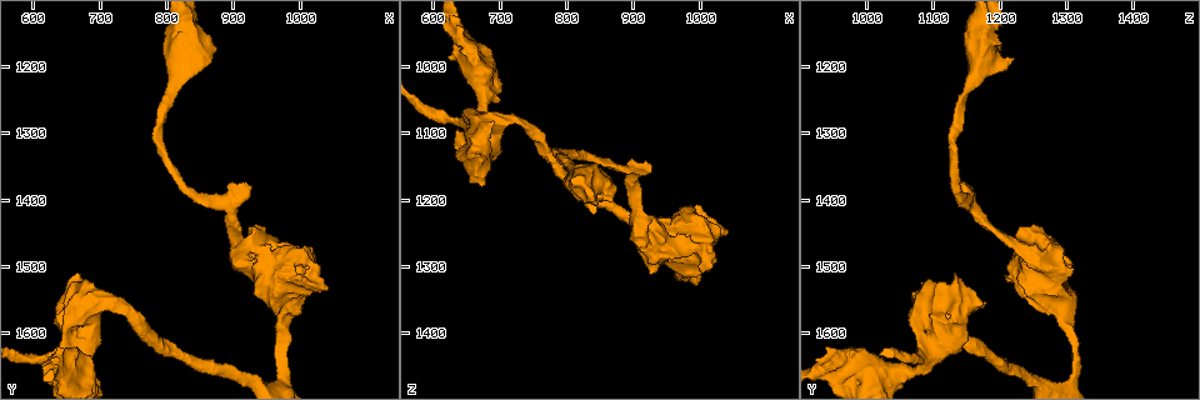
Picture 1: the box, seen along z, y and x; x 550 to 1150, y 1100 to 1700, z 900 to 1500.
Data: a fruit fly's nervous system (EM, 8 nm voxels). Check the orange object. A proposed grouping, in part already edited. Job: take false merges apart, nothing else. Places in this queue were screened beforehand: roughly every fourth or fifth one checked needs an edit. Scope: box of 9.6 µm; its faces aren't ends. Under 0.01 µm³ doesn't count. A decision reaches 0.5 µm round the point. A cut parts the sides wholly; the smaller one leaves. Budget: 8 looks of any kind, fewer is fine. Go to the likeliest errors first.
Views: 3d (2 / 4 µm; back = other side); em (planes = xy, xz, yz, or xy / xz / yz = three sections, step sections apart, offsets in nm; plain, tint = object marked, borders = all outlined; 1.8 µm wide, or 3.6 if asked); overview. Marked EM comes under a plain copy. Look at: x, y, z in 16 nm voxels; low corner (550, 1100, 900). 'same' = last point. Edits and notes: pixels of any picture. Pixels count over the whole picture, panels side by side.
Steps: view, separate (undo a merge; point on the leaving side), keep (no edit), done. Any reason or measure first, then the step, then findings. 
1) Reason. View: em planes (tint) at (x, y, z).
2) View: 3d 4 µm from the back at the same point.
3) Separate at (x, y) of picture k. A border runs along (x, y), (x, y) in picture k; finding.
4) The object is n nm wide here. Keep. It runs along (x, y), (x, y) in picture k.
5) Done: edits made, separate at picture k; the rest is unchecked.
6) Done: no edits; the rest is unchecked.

Sudden change in width. View: em 3.6 µm xy step 4 (tint) at (660, 1575, 1075).

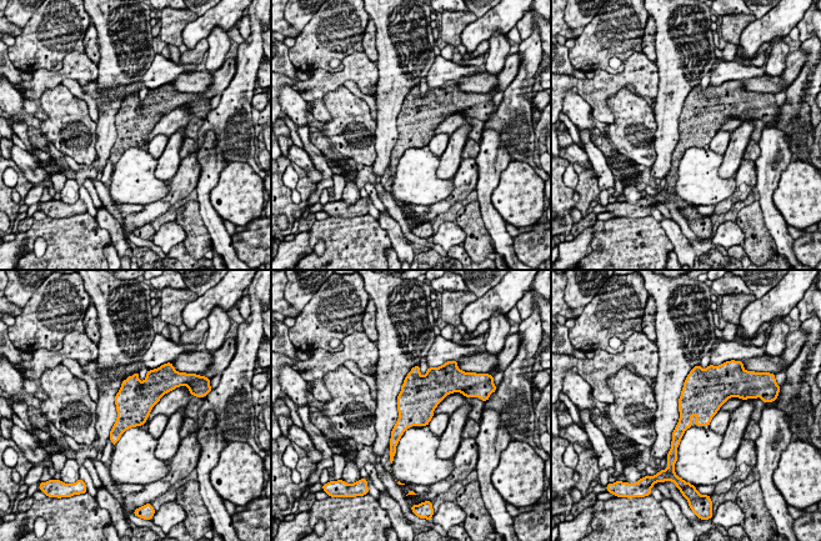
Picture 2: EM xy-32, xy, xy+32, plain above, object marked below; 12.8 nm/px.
Cut it another way. View: em 3.6 µm yz step 16 (borders) at the same point.

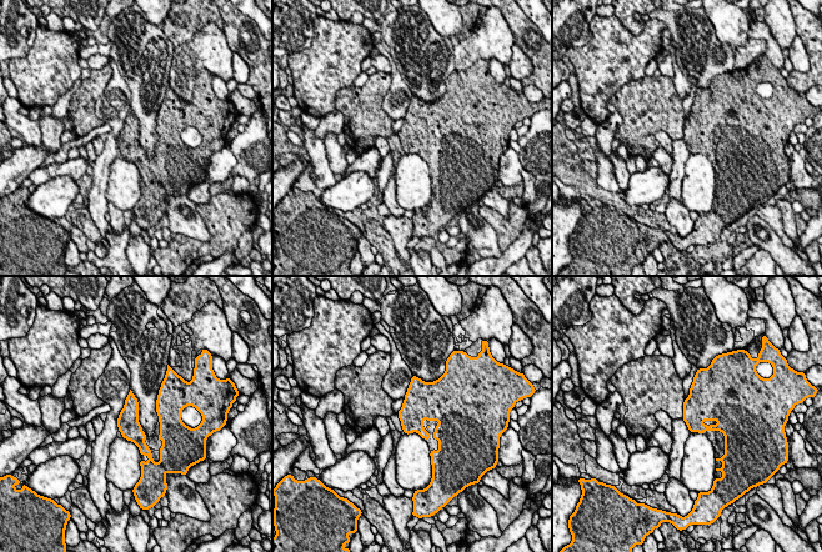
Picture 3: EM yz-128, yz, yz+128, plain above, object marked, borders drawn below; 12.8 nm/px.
The object is 280 nm wide here. Keep. All the same neuron.

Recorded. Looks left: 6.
Thick turns thin. View: 3d 4 µm at (945, 1510, 1270).

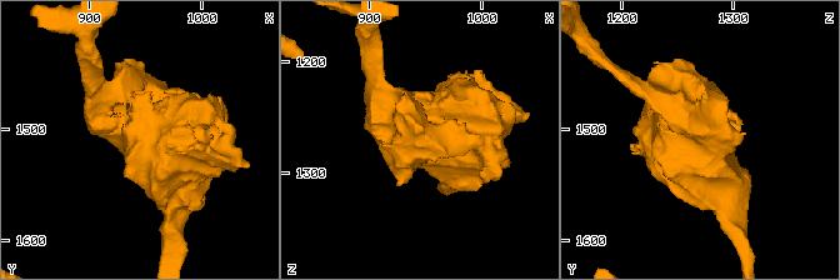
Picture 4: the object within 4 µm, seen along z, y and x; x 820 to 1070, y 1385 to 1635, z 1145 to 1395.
Now the EM. View: em 3.6 µm xy step 8 (tint) at (942, 1504, 1266).

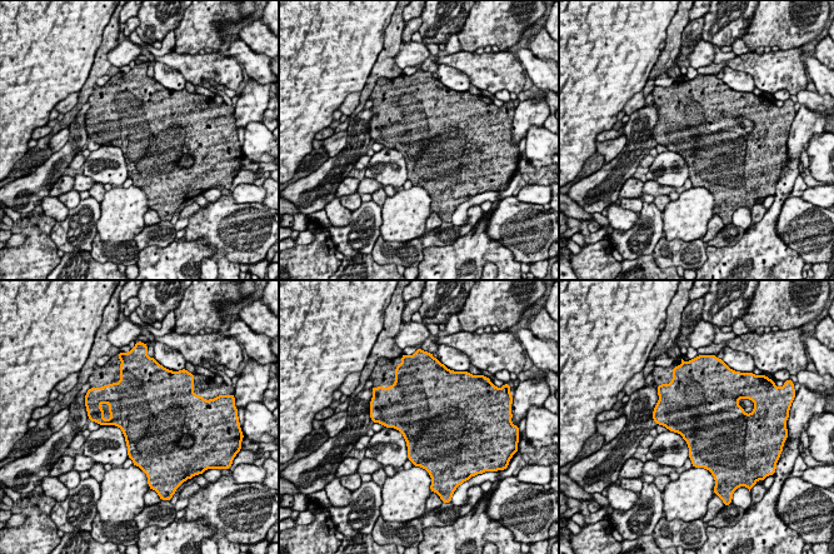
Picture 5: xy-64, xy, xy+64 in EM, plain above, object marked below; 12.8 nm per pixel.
View: em 3.6 µm planes (borders) at the same point.

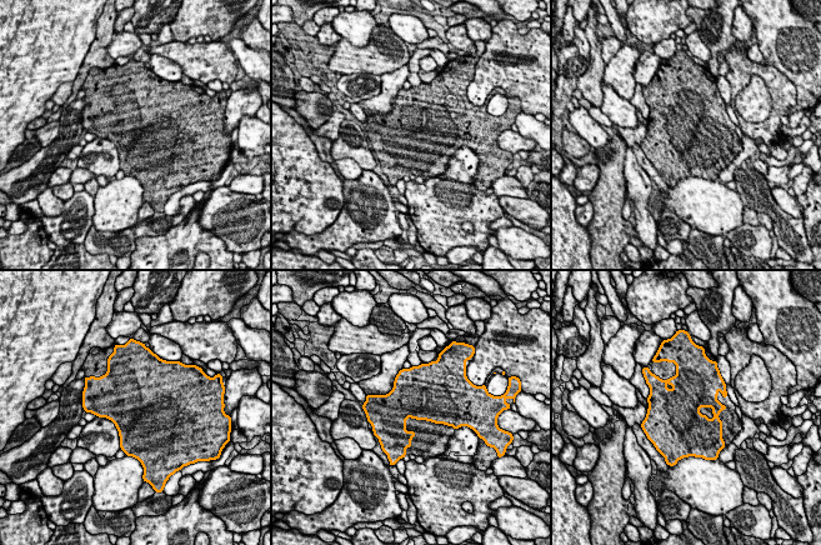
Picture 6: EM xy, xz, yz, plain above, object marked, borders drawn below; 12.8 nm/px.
Keep. Continuous, no second neuron.

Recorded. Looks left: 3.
Thick turns thin. View: 3d 4 µm at (800, 1240, 1145).

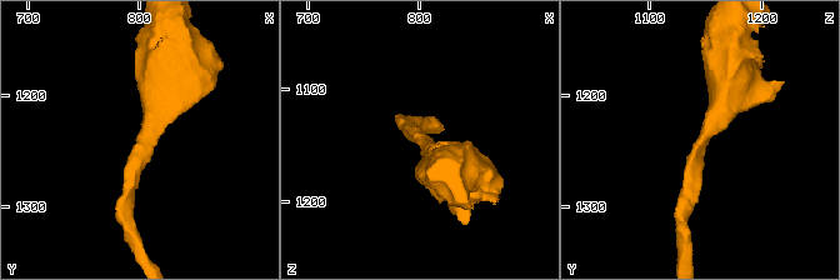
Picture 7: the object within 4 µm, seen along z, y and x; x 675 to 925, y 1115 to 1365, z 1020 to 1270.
View: em planes (tint) at (806, 1242, 1144).

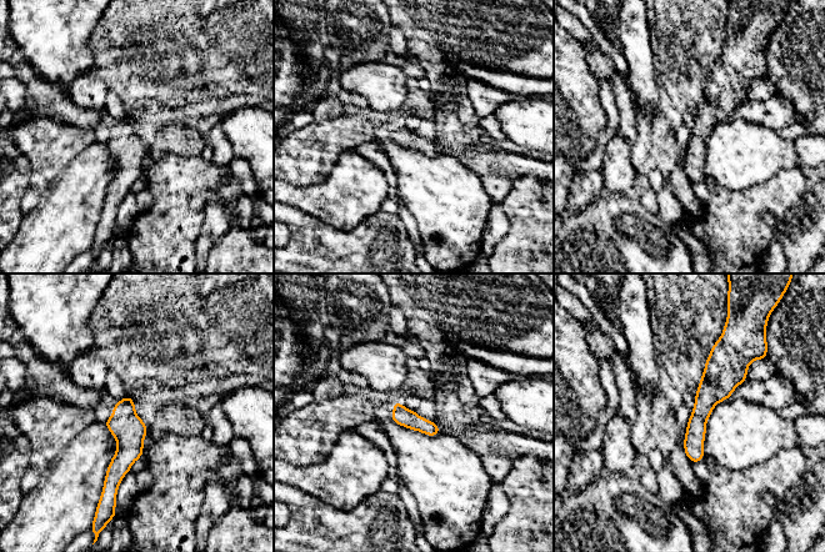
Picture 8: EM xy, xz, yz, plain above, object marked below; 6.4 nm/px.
The object is 120 nm wide here. Keep. It runs along (720, 344), (694, 458) in picture 8; continuous, no second neuron.

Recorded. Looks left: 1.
Done: no edits; the rest is unchecked.

